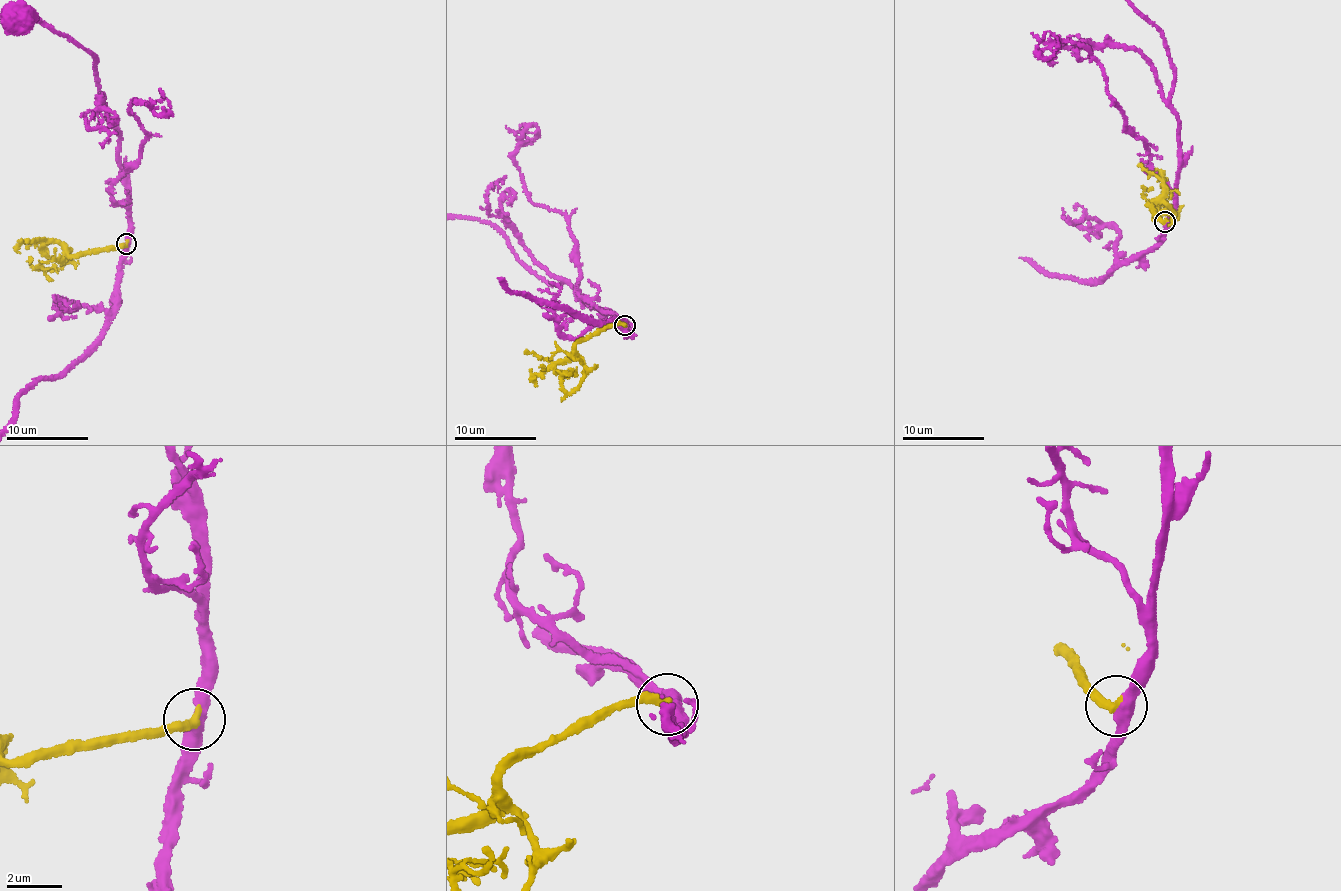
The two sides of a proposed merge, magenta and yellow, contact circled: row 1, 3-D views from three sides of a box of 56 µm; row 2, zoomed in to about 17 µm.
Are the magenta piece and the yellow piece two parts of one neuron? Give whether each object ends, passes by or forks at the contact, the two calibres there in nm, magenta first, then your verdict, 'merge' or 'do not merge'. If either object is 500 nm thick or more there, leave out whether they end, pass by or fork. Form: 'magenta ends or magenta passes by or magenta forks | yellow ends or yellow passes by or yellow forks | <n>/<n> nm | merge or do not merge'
magenta passes by | yellow ends | 400/360 nm | merge

